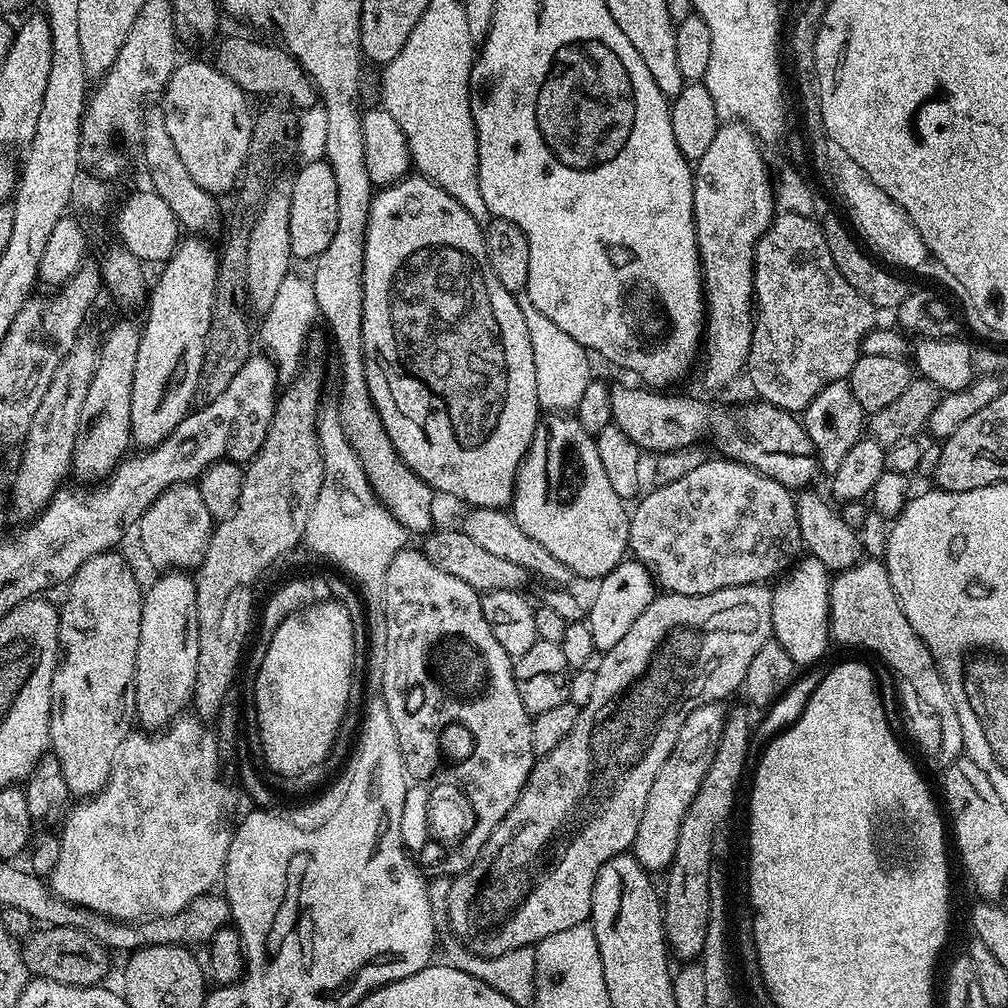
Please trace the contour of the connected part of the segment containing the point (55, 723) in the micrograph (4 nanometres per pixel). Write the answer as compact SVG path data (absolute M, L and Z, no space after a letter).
M113 550L103 552L97 556L89 558L85 564L72 576L67 585L68 597L64 600L64 605L59 605L60 614L60 655L56 662L54 678L52 679L52 713L50 714L50 730L48 739L50 741L50 752L58 758L62 766L62 778L66 778L66 786L72 791L73 797L87 798L96 795L106 786L110 778L110 770L116 761L118 750L122 742L128 737L129 732L134 728L134 717L136 715L136 659L138 658L138 634L142 634L142 606L144 597L142 595L142 584L136 581L136 576L132 573L132 568L119 556L119 551Z

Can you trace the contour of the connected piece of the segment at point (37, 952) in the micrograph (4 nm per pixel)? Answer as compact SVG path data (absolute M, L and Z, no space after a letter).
M70 926L41 927L23 941L20 956L33 977L62 982L74 987L99 985L110 966L107 947L86 934L81 928Z

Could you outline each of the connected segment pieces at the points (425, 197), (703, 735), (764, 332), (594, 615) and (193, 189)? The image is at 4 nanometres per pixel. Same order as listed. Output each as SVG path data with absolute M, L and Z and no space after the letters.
M409 174L409 175L407 175L407 176L405 176L405 177L404 177L404 179L403 179L403 180L400 180L400 181L398 181L398 183L397 183L397 184L391 184L391 186L389 186L389 187L388 187L388 188L382 188L382 189L379 189L379 191L377 191L377 192L376 192L376 193L375 193L375 195L373 195L373 198L372 198L372 205L371 205L371 206L370 206L370 214L369 214L369 215L368 215L368 229L367 229L367 230L366 230L366 242L365 242L365 243L364 243L364 269L363 269L363 270L362 270L362 342L363 342L363 343L364 343L364 361L365 361L365 362L366 362L366 384L367 384L367 386L368 386L368 389L369 389L369 390L370 390L370 396L371 396L371 398L372 398L372 401L373 401L373 402L374 402L374 406L375 406L375 407L376 407L376 409L377 409L377 410L378 410L378 414L379 414L379 415L380 415L380 417L381 417L381 418L382 418L382 426L386 426L386 434L390 434L390 442L391 442L391 443L392 443L392 445L393 445L393 446L394 446L394 450L395 450L395 451L396 451L396 452L397 452L397 454L398 454L398 455L399 455L399 456L400 456L400 457L402 457L402 458L403 458L403 459L404 459L404 461L405 461L405 462L406 462L406 466L407 466L407 467L408 467L408 468L409 468L409 469L410 469L410 471L411 471L411 472L412 472L412 473L414 473L414 474L415 474L415 475L416 475L416 476L418 476L418 477L420 477L420 479L421 479L421 480L425 480L425 481L426 481L426 483L428 483L428 486L429 486L429 488L431 488L431 489L433 489L433 490L435 490L435 491L436 491L436 492L437 492L437 493L440 493L440 492L445 492L445 494L446 494L446 495L448 495L448 496L453 496L453 498L454 498L454 499L456 499L456 500L465 500L465 502L466 502L466 503L468 503L468 506L471 506L471 507L472 507L472 508L502 508L502 509L507 509L507 508L508 508L508 507L509 507L509 505L511 505L511 503L512 503L512 495L513 495L513 494L514 494L514 490L515 490L515 489L516 489L516 475L517 475L517 474L518 474L518 470L519 470L519 469L520 469L520 464L521 464L521 463L523 463L523 461L524 461L524 455L525 455L525 454L527 454L527 453L528 453L528 449L529 449L529 448L531 448L531 446L532 446L532 439L533 439L533 438L534 438L534 434L535 434L535 433L536 433L536 426L537 426L537 424L539 424L539 423L541 423L541 420L542 420L542 409L541 409L541 407L540 407L540 403L539 403L539 402L538 402L538 386L537 386L537 385L536 385L536 371L535 371L535 370L534 370L534 350L533 350L533 349L532 349L532 347L531 347L531 346L530 346L530 330L526 330L526 318L522 318L522 310L521 310L521 309L520 309L520 300L519 300L519 299L517 299L517 297L516 297L516 296L515 296L515 295L513 295L513 293L510 293L510 292L508 292L508 291L507 291L507 290L506 290L506 286L502 286L502 282L498 282L498 278L494 278L494 270L493 270L493 269L492 269L492 267L491 267L491 266L490 266L490 262L489 262L489 261L488 261L488 255L487 255L487 254L486 254L486 242L485 242L485 241L484 241L484 228L483 228L483 227L482 227L482 225L481 225L481 224L480 224L480 223L478 223L478 222L477 222L477 220L475 220L475 219L474 219L474 217L472 217L472 216L471 216L471 215L470 215L470 214L469 214L469 212L467 212L467 210L465 210L465 208L464 208L464 207L462 207L462 206L461 206L461 205L460 205L460 204L459 204L459 202L457 202L457 200L455 200L455 199L454 199L454 198L450 198L450 194L446 194L446 190L442 190L442 189L441 189L441 188L440 188L440 187L438 187L438 186L437 186L437 184L435 184L435 183L434 183L434 182L430 182L430 181L429 181L429 180L425 180L425 179L424 179L424 177L423 177L423 176L421 176L421 175L419 175L419 174Z
M720 702L703 704L690 714L690 718L686 718L686 722L682 722L682 730L678 730L678 742L674 742L670 758L662 762L662 770L658 770L654 786L650 786L646 810L642 810L642 822L638 822L638 834L631 847L636 860L649 874L663 873L672 864L682 820L690 810L690 802L694 802L694 794L698 794L702 786L702 778L706 778L706 770L710 770L710 762L722 738L726 719L724 707Z
M780 212L756 243L754 258L756 325L752 331L746 377L763 403L793 414L803 413L830 382L843 380L852 373L854 362L862 355L860 347L866 334L878 324L878 309L864 292L854 290L854 286L838 274L838 266L834 266L834 258L830 258L830 246L826 246L823 227L814 221L812 216Z
M625 558L613 572L602 577L595 585L595 588L596 597L593 598L592 602L590 600L590 603L587 605L586 622L594 634L594 646L597 653L603 654L614 650L614 645L626 635L626 630L630 630L630 626L634 626L638 614L642 614L642 610L646 610L646 606L650 606L650 602L656 599L658 595L658 584L645 564L641 564L635 558Z
M160 96L148 99L143 108L143 142L140 154L141 157L144 156L146 170L150 173L151 189L166 202L181 227L198 236L216 233L220 228L219 201L212 193L202 190L187 173L186 166L167 133L164 103Z

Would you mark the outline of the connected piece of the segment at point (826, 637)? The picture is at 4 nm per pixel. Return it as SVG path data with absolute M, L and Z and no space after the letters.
M813 556L801 557L795 561L785 576L773 587L771 620L773 637L783 649L794 658L798 666L818 661L826 652L831 641L829 626L829 590L831 577Z

